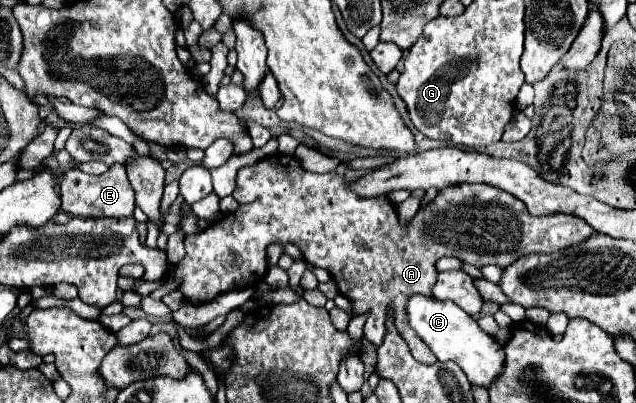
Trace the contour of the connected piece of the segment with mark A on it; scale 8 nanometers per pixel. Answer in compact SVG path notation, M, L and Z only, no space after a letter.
M278 153L278 155L266 157L264 161L268 161L268 163L260 165L260 167L262 167L264 171L268 171L268 175L262 175L262 177L270 177L270 173L272 173L272 193L270 193L270 195L264 195L264 197L260 197L260 199L256 199L254 203L240 205L238 211L228 213L228 215L224 215L222 219L210 223L210 227L206 227L202 233L198 233L198 235L188 235L188 237L184 239L186 257L180 261L180 265L176 265L176 267L172 269L172 273L164 279L164 283L170 281L170 279L182 279L180 291L184 293L184 297L186 297L190 303L196 303L196 305L198 305L198 303L206 303L206 301L212 301L212 299L214 299L216 295L220 295L220 293L226 293L226 291L232 291L232 289L242 289L242 287L248 287L250 283L258 283L258 281L264 277L264 273L266 273L266 249L268 249L268 245L272 245L272 243L282 243L282 245L284 245L284 243L292 243L292 245L296 245L296 247L300 249L304 261L308 261L308 263L312 263L312 265L316 265L316 267L322 267L322 269L326 269L326 271L332 275L332 279L334 279L336 285L338 285L340 295L344 295L344 297L350 301L354 315L364 315L364 313L368 315L368 319L366 319L366 323L364 323L364 337L366 337L370 343L374 343L374 345L382 343L382 339L384 339L384 335L386 335L388 311L392 309L394 327L398 329L400 337L408 343L408 347L410 347L414 359L420 361L420 363L426 363L426 365L434 363L434 361L436 361L436 355L430 351L430 347L426 347L426 343L422 343L422 339L418 339L418 335L414 335L414 331L410 331L410 325L406 323L406 299L408 299L410 295L430 295L430 297L432 297L432 287L434 287L436 277L438 277L436 261L438 261L440 257L458 257L460 261L470 263L470 265L476 265L476 267L484 267L484 265L494 263L494 265L498 265L498 267L504 269L504 267L508 267L510 263L514 263L514 261L516 261L518 257L522 257L522 255L528 255L528 253L556 253L556 251L560 251L560 249L564 249L564 247L570 247L570 245L576 245L576 243L586 241L586 239L594 233L594 229L592 229L584 219L580 219L580 217L574 217L574 215L544 215L544 217L534 217L534 215L530 215L530 213L526 211L524 203L522 203L520 199L516 199L514 195L510 195L510 193L506 193L506 191L502 191L502 189L498 189L498 187L492 187L492 185L474 185L474 183L450 185L450 187L438 191L438 197L432 199L430 205L420 207L418 213L416 213L406 225L402 225L402 223L398 221L398 211L396 211L394 203L392 203L386 195L382 195L382 197L372 197L372 199L362 199L362 197L354 195L354 193L348 189L348 185L354 183L354 179L358 179L358 175L362 175L362 171L352 169L348 163L340 163L338 169L334 169L332 173L318 175L318 173L310 173L310 171L302 169L300 163L298 163L298 159L296 159L294 155Z

